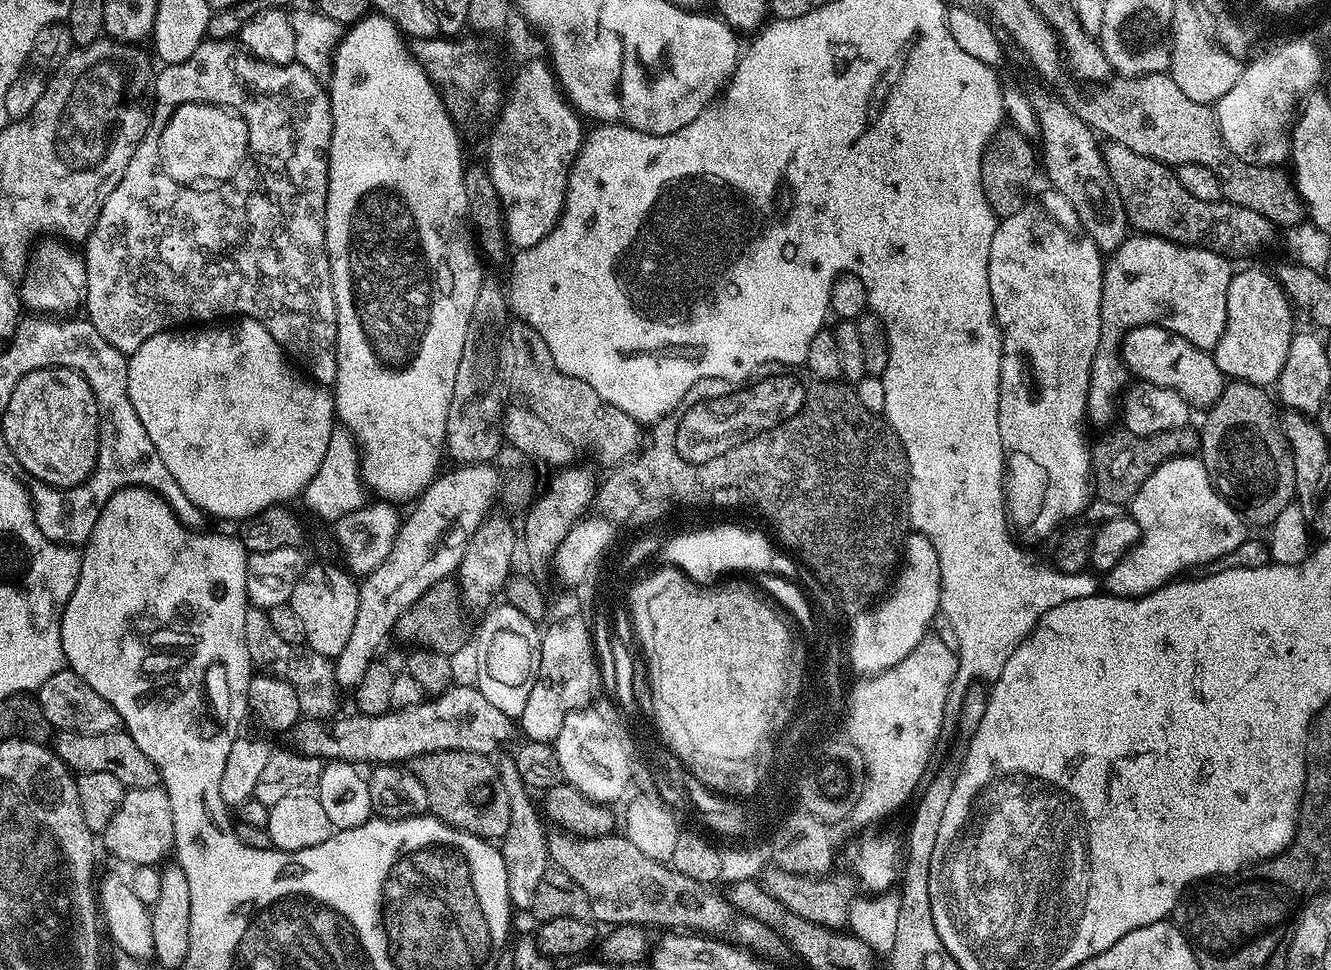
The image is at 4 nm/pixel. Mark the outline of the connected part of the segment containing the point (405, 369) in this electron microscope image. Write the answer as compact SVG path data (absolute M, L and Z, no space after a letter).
M369 14L356 24L351 25L344 35L343 41L335 51L333 64L333 76L330 83L330 99L332 101L332 145L328 151L328 193L326 194L326 218L324 219L324 245L328 251L330 262L330 278L334 290L334 302L336 303L336 382L334 385L334 399L336 401L336 415L339 423L352 435L356 441L358 455L360 457L360 478L369 489L377 492L375 494L381 501L399 502L398 500L415 501L418 496L436 479L441 471L440 455L446 452L444 439L446 438L446 418L450 410L450 398L454 394L454 374L458 374L458 362L462 358L462 346L466 346L466 326L470 326L470 314L474 314L474 302L478 302L478 290L484 285L486 273L480 265L481 253L478 251L477 241L474 239L474 229L468 219L468 207L466 206L466 186L464 185L464 169L466 159L464 152L460 149L460 136L456 133L457 121L452 119L448 113L448 105L432 80L422 70L422 66L416 61L406 43L405 37L392 20L388 20L379 14Z

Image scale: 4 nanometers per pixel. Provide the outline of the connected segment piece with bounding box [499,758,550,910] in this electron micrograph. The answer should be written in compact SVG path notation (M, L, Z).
M508 758L505 764L499 765L499 770L502 782L506 786L506 794L510 798L510 826L506 826L506 834L499 845L499 850L506 862L506 882L513 909L528 910L532 907L534 890L537 888L542 874L546 874L550 867L548 859L549 833L544 832L545 821L542 819L541 809L538 807L537 801L535 804L528 797L531 796L529 789L525 788L522 778L518 774L515 759Z

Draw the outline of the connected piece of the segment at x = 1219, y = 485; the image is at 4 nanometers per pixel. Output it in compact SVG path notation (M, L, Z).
M1232 380L1225 383L1222 394L1218 398L1218 402L1214 402L1212 407L1207 409L1206 415L1208 416L1204 420L1204 428L1199 429L1200 433L1200 451L1199 455L1202 457L1202 463L1204 468L1208 472L1209 478L1212 483L1215 484L1217 492L1244 517L1245 521L1249 525L1255 526L1255 524L1264 524L1264 526L1270 526L1274 522L1274 518L1278 518L1278 514L1282 514L1282 510L1286 510L1288 504L1293 503L1296 496L1296 475L1294 474L1294 458L1292 457L1292 451L1288 445L1288 440L1284 436L1284 429L1282 427L1282 416L1278 409L1278 404L1271 395L1267 396L1265 389L1259 384L1248 384L1244 380Z

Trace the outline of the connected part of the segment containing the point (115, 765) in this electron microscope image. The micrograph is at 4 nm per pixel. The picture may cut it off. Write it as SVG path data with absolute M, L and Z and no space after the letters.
M126 730L90 734L89 732L60 732L57 735L54 755L60 759L61 764L68 765L73 773L97 772L98 774L114 774L118 782L122 782L125 789L130 788L158 788L161 787L160 771L146 754L130 738Z

